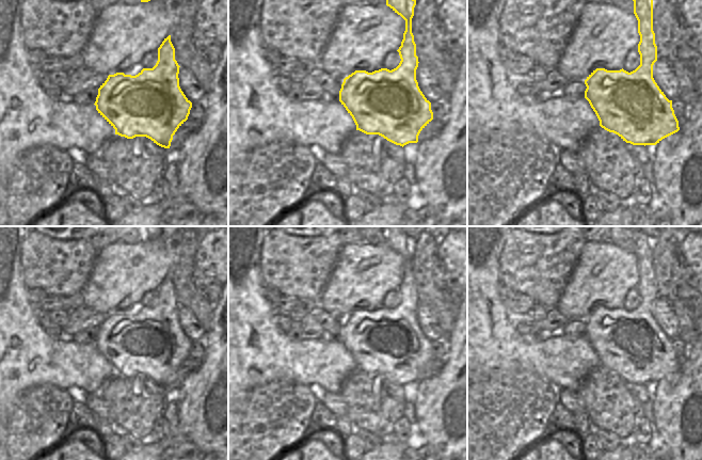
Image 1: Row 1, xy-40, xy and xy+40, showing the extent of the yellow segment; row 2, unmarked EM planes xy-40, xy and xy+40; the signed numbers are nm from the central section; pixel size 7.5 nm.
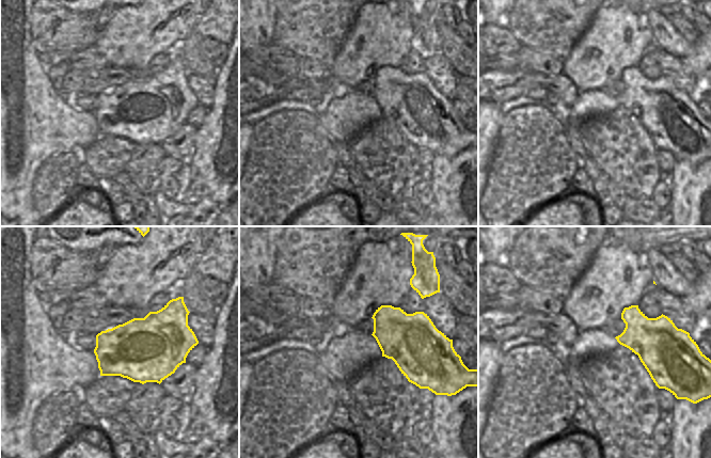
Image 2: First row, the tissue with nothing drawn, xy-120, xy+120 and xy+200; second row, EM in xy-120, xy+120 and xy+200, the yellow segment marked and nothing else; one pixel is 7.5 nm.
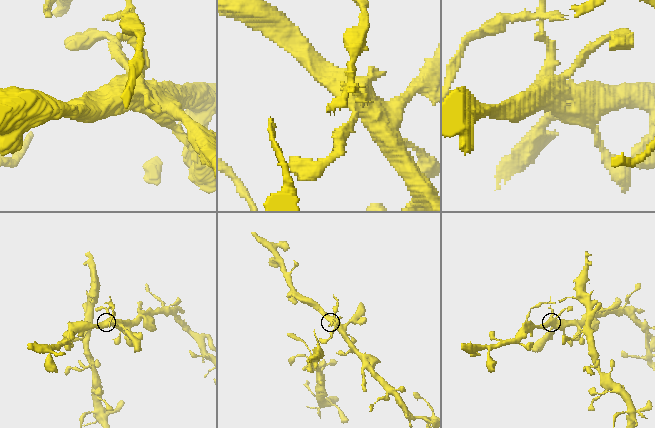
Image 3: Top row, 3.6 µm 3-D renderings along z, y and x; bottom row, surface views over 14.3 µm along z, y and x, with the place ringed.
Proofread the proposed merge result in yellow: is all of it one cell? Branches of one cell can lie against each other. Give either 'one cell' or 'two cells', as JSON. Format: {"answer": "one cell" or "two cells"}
{"answer": "two cells"}

